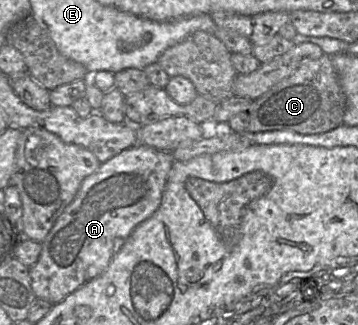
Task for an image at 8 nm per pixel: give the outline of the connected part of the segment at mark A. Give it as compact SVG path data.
M136 144L101 164L96 172L86 177L72 202L41 242L42 250L37 262L28 267L35 296L47 300L52 305L57 304L105 271L133 230L152 216L160 206L168 174L174 162L171 152Z

